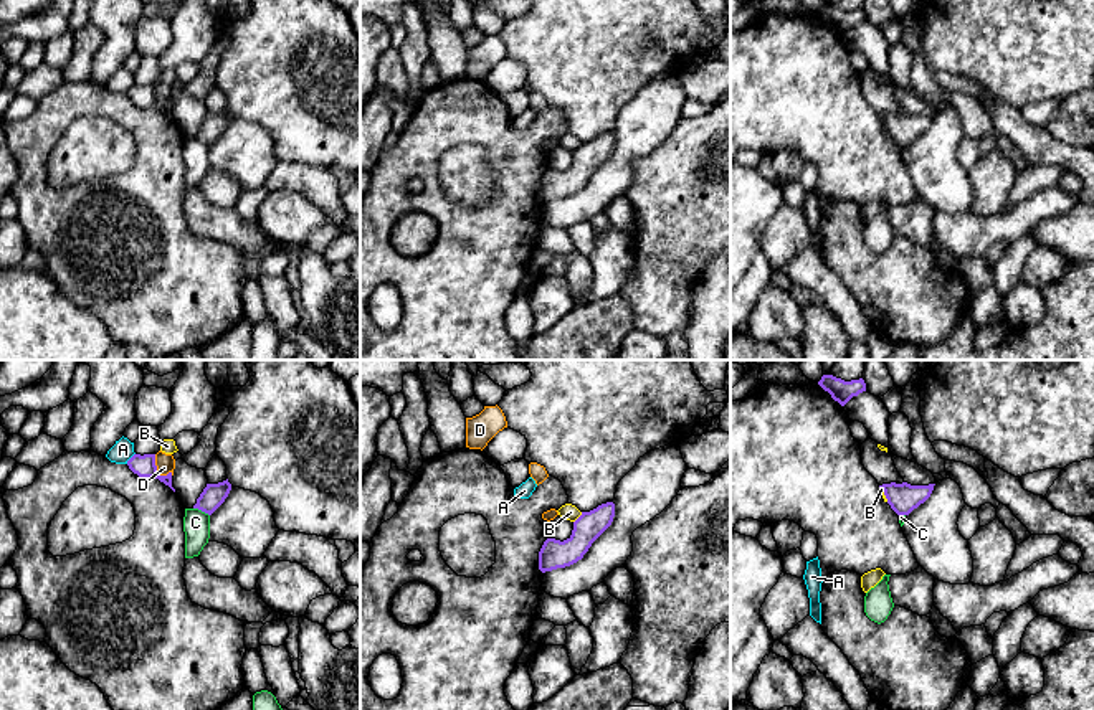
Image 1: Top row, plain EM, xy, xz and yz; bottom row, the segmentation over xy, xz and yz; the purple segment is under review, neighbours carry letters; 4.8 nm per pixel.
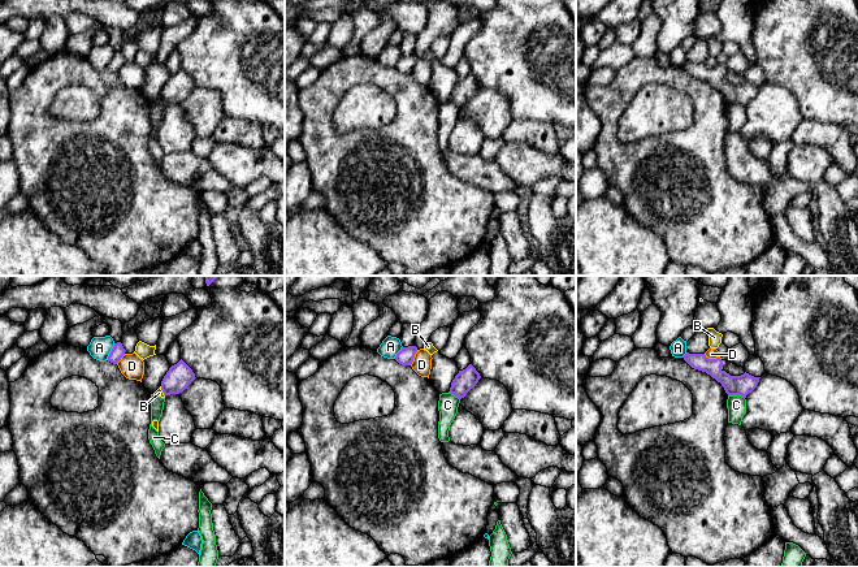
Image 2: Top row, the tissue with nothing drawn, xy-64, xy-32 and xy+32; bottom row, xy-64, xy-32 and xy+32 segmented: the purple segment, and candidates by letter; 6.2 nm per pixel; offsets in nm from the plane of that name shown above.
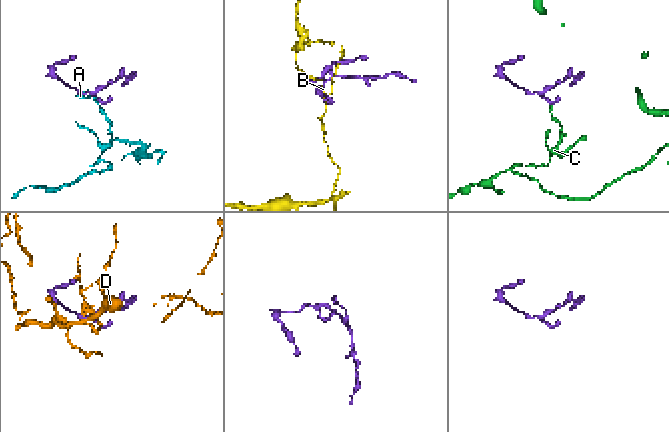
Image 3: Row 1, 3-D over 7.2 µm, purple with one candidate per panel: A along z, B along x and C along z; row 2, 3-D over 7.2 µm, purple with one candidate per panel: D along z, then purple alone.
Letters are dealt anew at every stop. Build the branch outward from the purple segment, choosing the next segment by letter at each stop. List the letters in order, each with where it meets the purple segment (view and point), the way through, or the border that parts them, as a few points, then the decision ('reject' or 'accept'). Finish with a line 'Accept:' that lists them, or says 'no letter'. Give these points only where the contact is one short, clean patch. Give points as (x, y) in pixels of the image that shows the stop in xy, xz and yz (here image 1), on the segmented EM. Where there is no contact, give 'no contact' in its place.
A: contact xy (131, 458); border xy (134, 453), (126, 463); reject
B: contact xz (579, 517); border xz (582, 512), (574, 522); reject
C: contact xy (202, 511); border xy (194, 507), (209, 515); reject
D: contact xy (156, 471); border xy (154, 454), (157, 473), (172, 474); reject
Accept: no letter

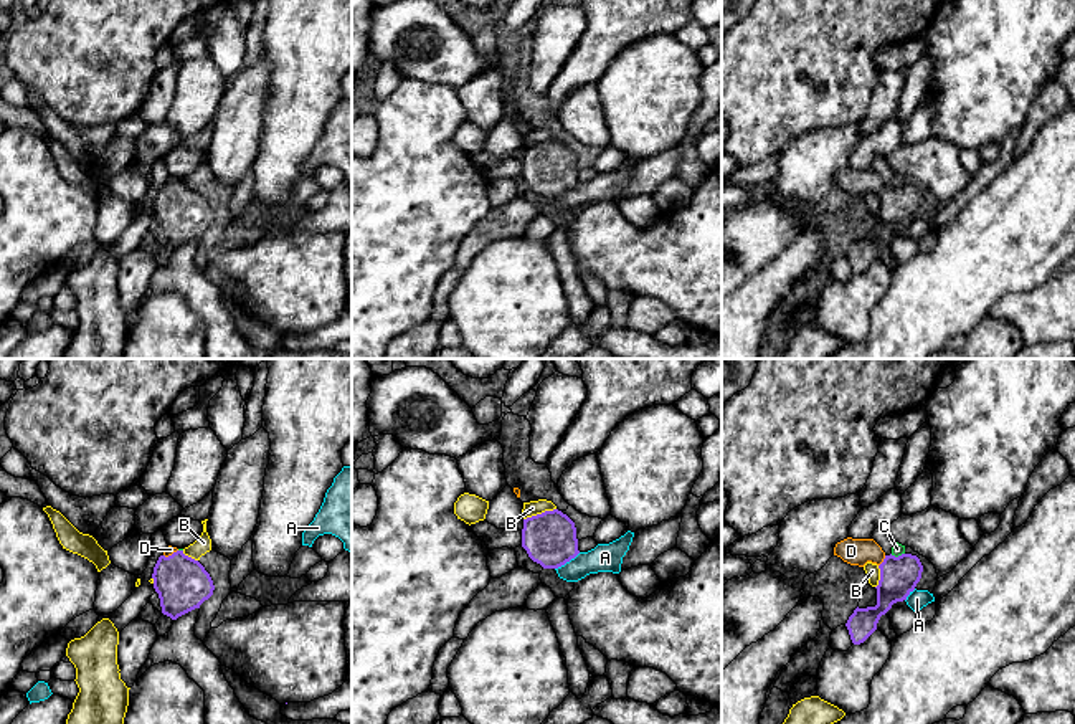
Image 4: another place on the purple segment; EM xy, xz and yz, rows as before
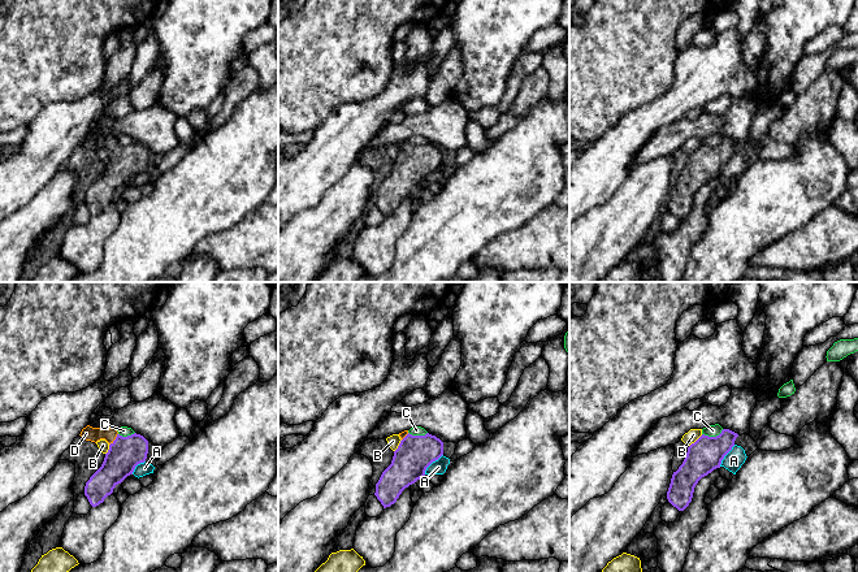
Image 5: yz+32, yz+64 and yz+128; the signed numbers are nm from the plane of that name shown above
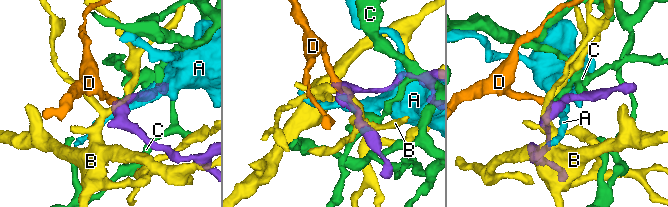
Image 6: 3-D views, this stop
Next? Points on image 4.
A: contact xz (567, 561); reject
B: contact xz (539, 514); border xz (555, 508), (524, 519); reject
C: contact yz (899, 556); reject
D: contact yz (884, 561); way yz (899, 576), (884, 561), (871, 551), (852, 551); accept
Accept: D

